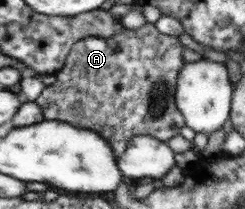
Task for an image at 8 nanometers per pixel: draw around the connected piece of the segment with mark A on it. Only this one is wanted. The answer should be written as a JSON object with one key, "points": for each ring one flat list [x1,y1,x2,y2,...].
{"points":[[149,21,141,28,120,30,115,36,105,37,87,37,81,39,73,46,71,54,68,55,64,66,55,72,55,82,41,92,41,95,36,99,36,104,43,112,44,120,65,121,68,124,75,125,76,128,91,129,98,132,105,140,111,144,113,152,116,152,117,158,123,156,123,152,128,150,128,144,139,135,149,135,152,138,157,138,161,141,169,141,169,138,177,136,181,132,181,128,185,126,185,119,183,114,177,109,177,80,180,80,180,72,183,70,184,64,189,64,189,60,185,60,185,44,181,43,181,35,169,36,168,34,161,34,156,29,156,26]]}

